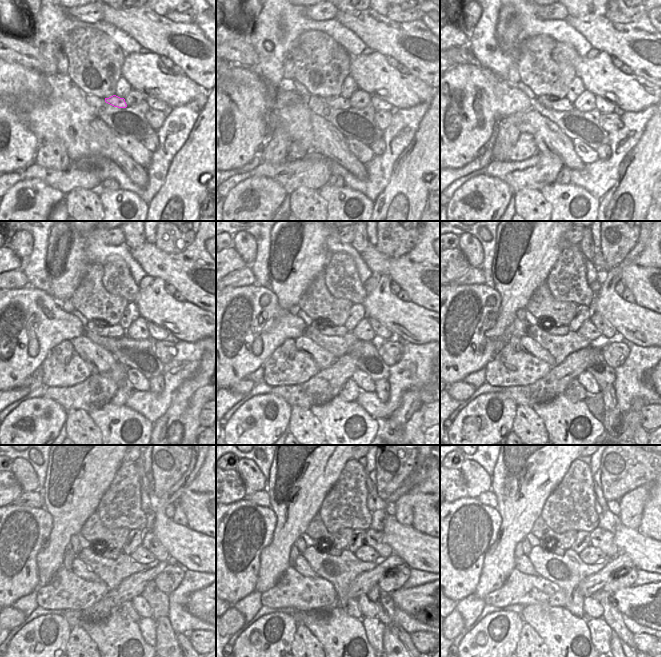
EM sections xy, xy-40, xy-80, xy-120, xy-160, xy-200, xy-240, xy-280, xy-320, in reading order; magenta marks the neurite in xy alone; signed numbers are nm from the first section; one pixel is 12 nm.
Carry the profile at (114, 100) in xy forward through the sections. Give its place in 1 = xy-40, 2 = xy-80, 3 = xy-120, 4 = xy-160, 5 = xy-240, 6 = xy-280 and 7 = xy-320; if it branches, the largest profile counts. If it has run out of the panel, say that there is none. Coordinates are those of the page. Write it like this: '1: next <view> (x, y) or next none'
1: next xy-40 (338, 102)
2: next xy-80 (550, 102)
3: next xy-120 (101, 327)
4: next xy-160 (325, 328)
5: next xy-240 (103, 551)
6: next xy-280 (324, 545)
7: next xy-320 (549, 544)

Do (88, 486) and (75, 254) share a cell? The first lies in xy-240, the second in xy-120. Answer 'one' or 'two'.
one

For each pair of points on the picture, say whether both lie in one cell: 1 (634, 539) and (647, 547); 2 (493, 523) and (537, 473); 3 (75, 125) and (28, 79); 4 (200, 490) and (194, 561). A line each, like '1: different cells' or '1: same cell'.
1: same cell
2: different cells
3: same cell
4: different cells

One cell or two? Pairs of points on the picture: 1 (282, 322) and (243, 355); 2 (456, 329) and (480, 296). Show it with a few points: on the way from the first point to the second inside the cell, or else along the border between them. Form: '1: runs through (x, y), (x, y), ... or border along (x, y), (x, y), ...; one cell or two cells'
1: runs through (273, 335), (267, 351), (260, 358), (256, 358); one cell
2: runs through (467, 318), (477, 318), (482, 313), (483, 307); one cell

